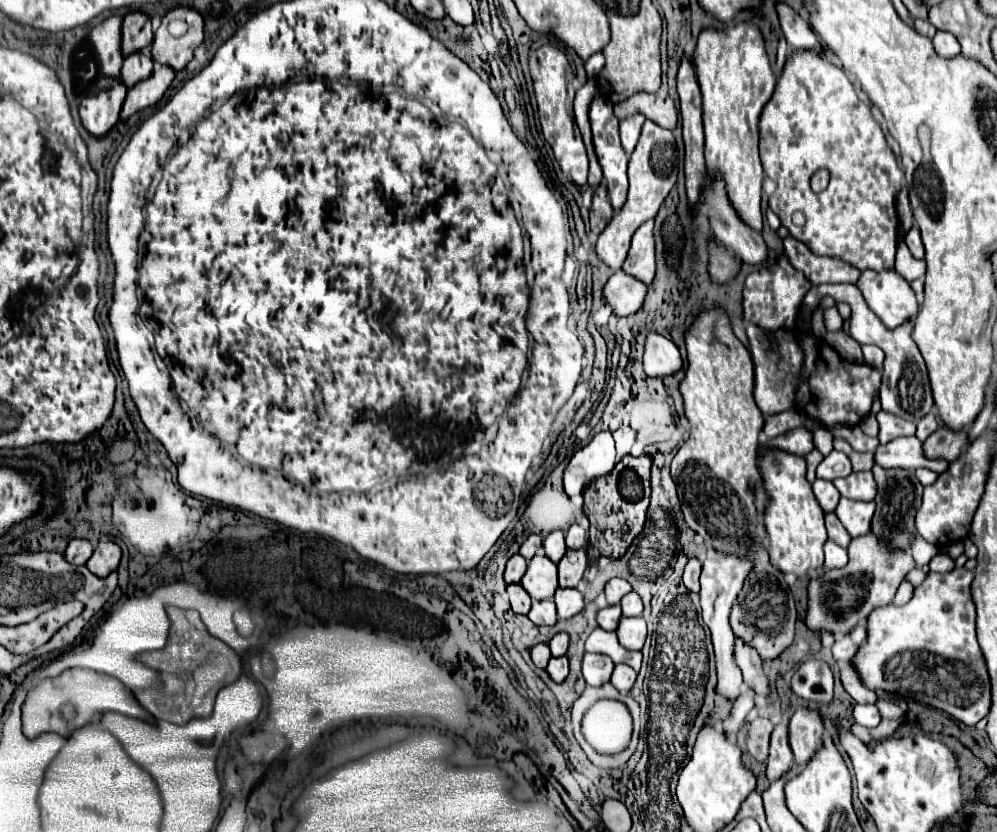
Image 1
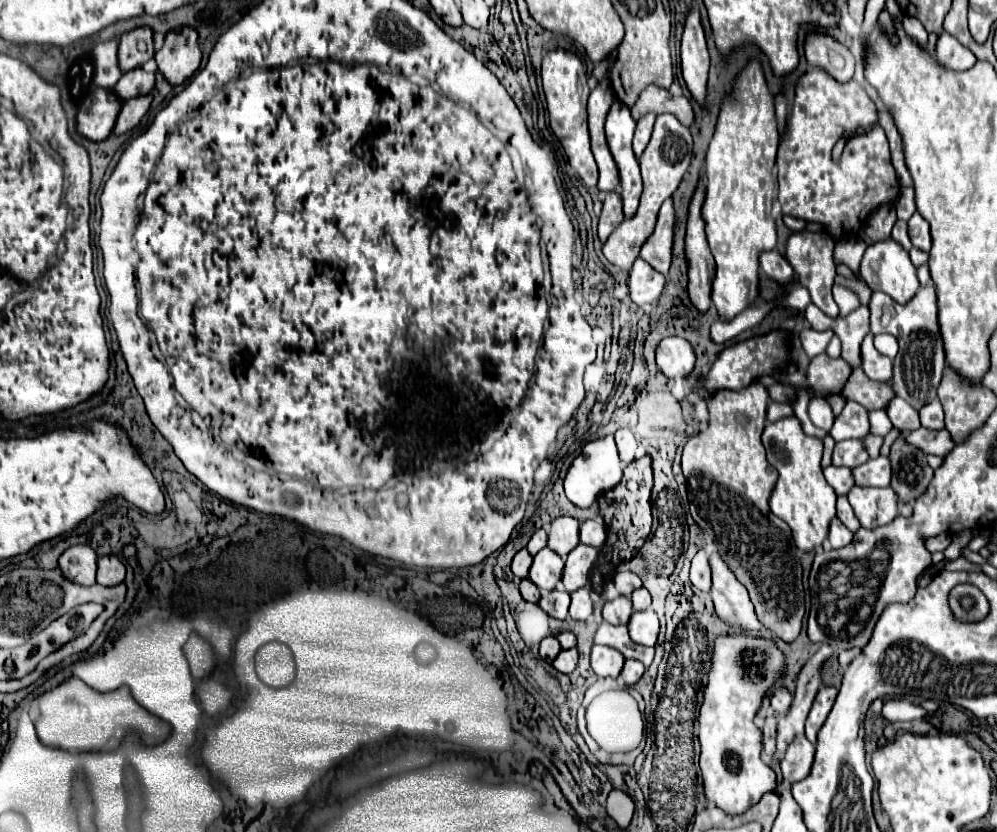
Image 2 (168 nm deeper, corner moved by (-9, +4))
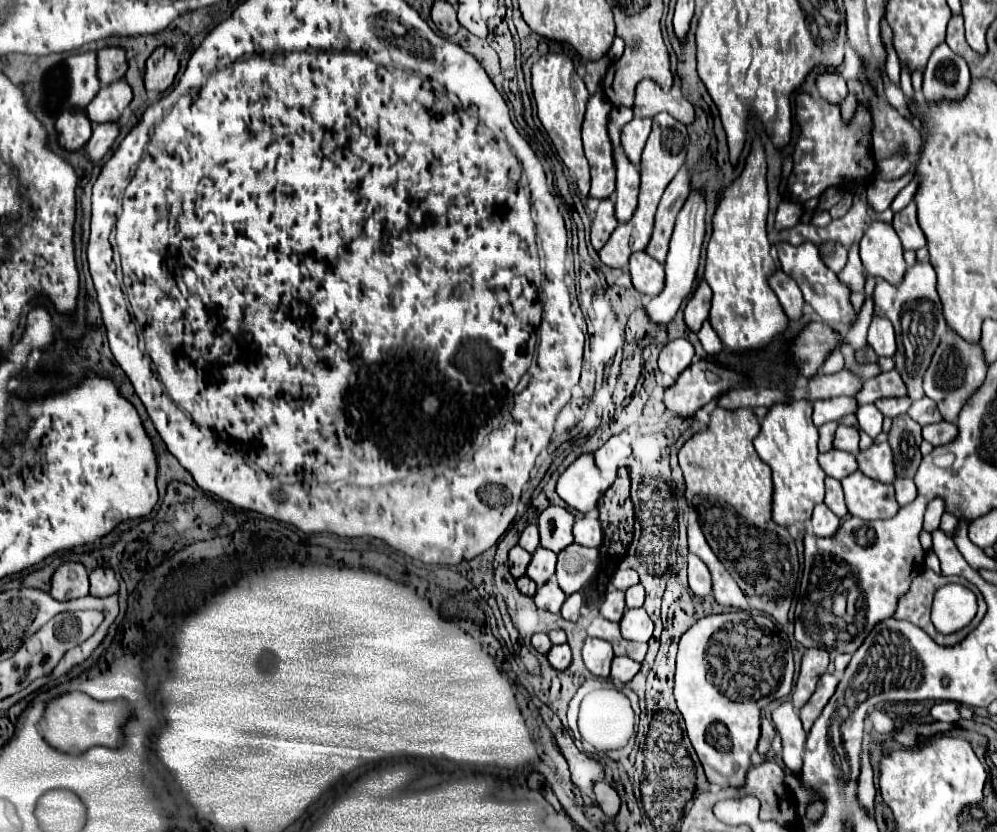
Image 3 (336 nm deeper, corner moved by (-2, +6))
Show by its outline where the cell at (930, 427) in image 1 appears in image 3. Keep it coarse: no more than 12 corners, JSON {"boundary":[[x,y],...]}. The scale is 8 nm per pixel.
{"boundary":[[928,396],[910,406],[908,416],[924,424],[942,422]]}

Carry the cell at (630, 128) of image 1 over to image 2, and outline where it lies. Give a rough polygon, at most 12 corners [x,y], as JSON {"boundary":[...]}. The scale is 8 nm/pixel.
{"boundary":[[655,114],[637,122],[633,150],[637,158],[649,144]]}

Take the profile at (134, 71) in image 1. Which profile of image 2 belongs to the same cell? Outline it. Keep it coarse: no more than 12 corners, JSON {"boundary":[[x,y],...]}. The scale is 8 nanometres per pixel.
{"boundary":[[135,68],[121,76],[113,92],[125,100],[149,94],[155,76]]}

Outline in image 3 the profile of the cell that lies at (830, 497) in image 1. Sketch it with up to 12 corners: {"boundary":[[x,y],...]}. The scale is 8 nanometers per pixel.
{"boundary":[[830,450],[820,454],[826,476],[842,480],[858,470],[856,456]]}

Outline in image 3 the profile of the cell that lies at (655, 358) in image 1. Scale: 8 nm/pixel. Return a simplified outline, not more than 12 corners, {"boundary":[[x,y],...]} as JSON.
{"boundary":[[686,338],[670,340],[658,356],[662,374],[678,378],[694,358]]}

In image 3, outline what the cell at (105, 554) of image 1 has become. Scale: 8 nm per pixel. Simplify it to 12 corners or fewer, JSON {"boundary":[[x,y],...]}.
{"boundary":[[94,568],[90,594],[110,596],[118,592],[112,568]]}

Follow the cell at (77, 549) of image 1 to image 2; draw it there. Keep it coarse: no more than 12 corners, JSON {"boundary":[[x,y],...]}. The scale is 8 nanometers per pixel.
{"boundary":[[89,546],[61,554],[59,570],[73,584],[93,586],[97,556]]}

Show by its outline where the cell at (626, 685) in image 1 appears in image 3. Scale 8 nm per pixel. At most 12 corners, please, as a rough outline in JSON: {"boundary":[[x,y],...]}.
{"boundary":[[632,658],[612,660],[612,678],[620,684],[630,682],[640,664]]}

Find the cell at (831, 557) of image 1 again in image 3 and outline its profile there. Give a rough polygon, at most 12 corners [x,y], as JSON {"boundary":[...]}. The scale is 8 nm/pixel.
{"boundary":[[826,504],[814,508],[812,534],[830,538],[840,528],[840,518]]}

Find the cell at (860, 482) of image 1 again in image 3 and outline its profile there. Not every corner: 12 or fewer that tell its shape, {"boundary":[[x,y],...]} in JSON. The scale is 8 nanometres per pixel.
{"boundary":[[888,442],[860,450],[858,470],[880,482],[894,482]]}

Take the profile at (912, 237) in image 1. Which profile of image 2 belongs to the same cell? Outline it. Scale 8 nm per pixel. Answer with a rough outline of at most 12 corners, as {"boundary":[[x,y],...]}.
{"boundary":[[919,212],[909,218],[911,244],[929,252],[929,224]]}

